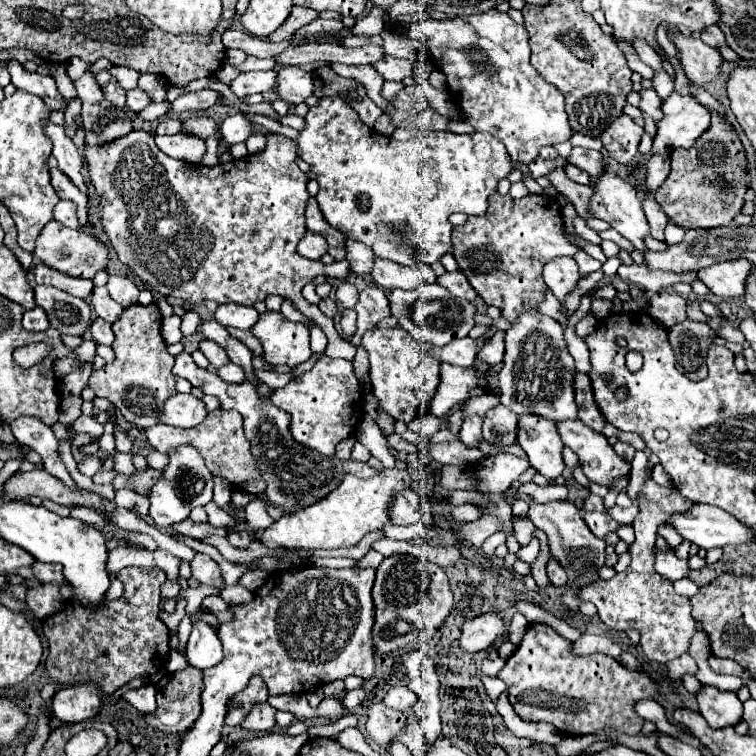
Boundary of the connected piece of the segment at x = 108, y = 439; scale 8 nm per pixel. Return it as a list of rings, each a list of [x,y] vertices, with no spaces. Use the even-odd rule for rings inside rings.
[[[108,420],[108,422],[106,422],[106,426],[104,426],[104,434],[102,434],[102,438],[100,438],[100,446],[102,446],[102,450],[106,450],[108,454],[114,450],[112,430],[114,430],[114,426],[112,426],[112,422]]]

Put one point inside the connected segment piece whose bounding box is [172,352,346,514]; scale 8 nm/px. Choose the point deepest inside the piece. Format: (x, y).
(296, 477)

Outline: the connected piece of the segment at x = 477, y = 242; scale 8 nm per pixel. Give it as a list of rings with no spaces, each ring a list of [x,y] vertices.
[[[494,192],[490,206],[482,216],[468,216],[468,220],[452,230],[452,254],[464,270],[468,282],[478,296],[514,322],[526,306],[538,308],[546,284],[542,280],[542,266],[556,256],[574,256],[578,252],[562,232],[562,212],[552,196],[528,194],[520,200]]]

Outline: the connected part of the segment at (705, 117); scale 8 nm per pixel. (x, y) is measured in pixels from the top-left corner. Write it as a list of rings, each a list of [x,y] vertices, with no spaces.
[[[672,92],[660,106],[662,118],[656,122],[656,136],[650,154],[670,154],[676,148],[690,148],[698,134],[710,126],[710,112],[692,96]]]

